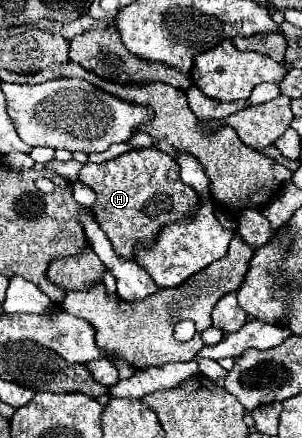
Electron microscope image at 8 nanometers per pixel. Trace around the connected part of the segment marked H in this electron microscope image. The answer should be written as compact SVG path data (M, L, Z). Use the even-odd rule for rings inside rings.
M157 148L131 150L131 152L125 152L125 154L109 160L109 162L103 162L103 164L89 162L79 172L79 180L97 192L97 204L93 206L95 220L101 226L101 230L107 234L107 238L111 240L115 252L123 258L133 258L135 242L151 244L155 240L155 234L159 232L159 228L165 226L167 222L175 222L179 218L191 216L193 206L197 206L197 202L199 202L197 192L181 182L177 162L169 154L165 154Z

